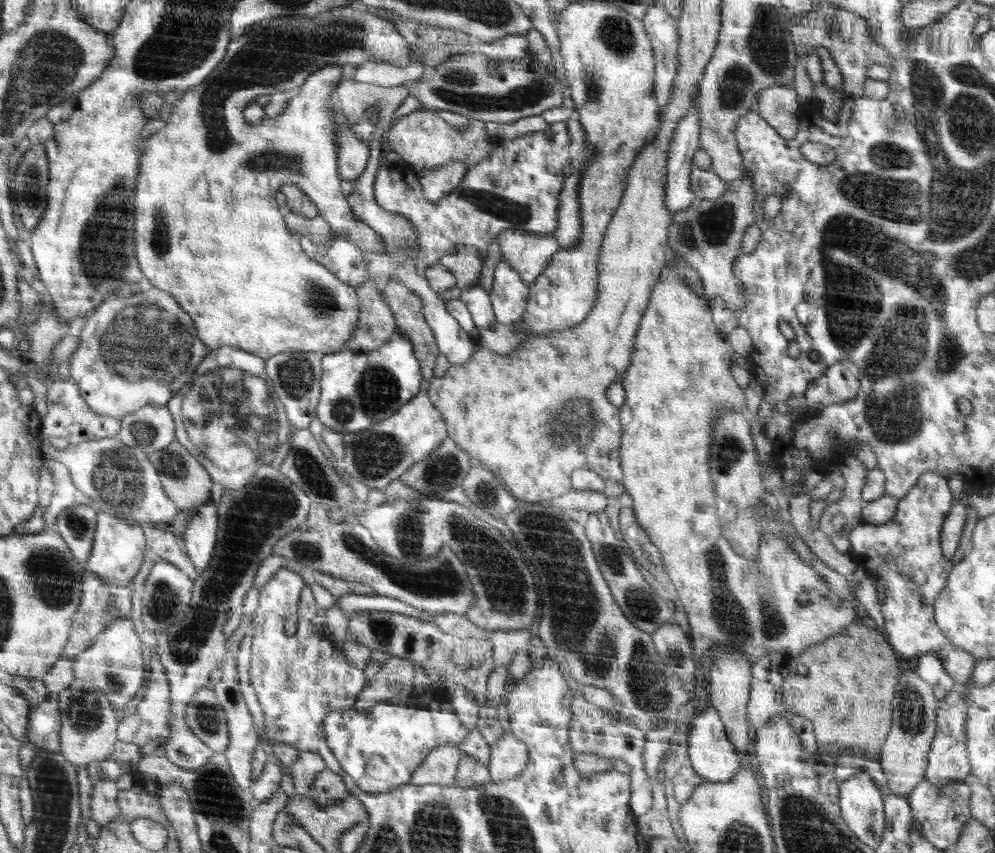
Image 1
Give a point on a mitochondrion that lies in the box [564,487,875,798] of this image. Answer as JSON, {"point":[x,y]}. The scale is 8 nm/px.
{"point":[731,621]}

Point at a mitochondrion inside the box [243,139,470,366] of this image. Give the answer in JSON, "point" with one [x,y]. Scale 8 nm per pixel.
{"point":[322,300]}

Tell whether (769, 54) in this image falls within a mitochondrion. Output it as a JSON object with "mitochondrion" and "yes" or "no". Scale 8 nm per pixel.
{"mitochondrion":"yes"}

